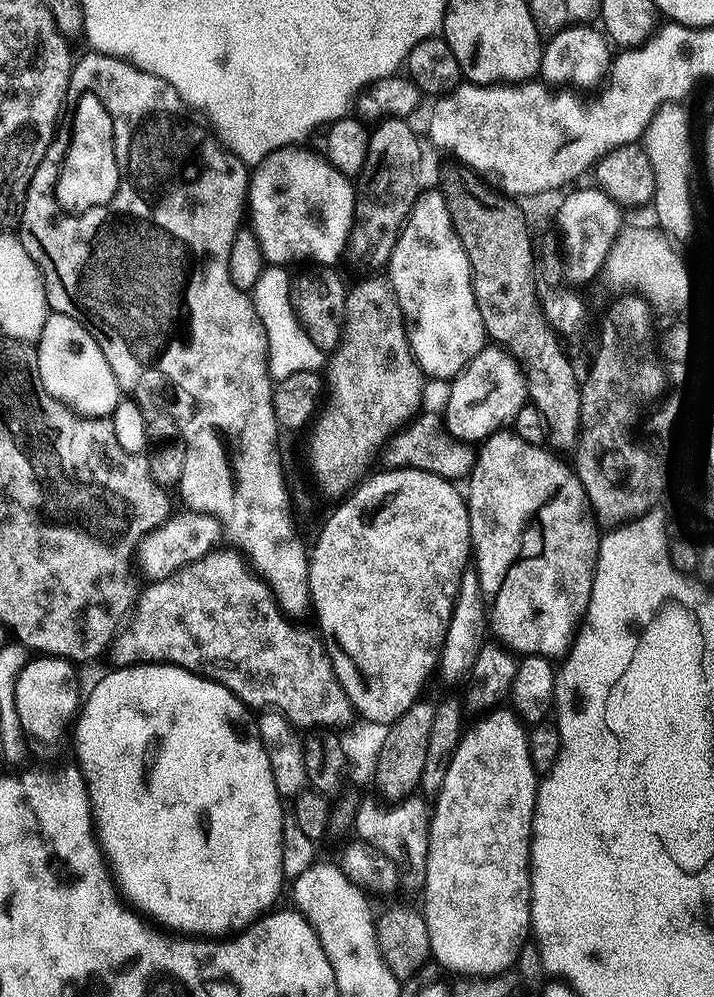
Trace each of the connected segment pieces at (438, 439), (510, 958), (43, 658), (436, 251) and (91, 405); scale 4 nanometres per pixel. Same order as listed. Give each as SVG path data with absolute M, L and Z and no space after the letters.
M426 412L417 415L388 439L382 449L382 460L385 460L388 468L417 468L430 474L438 474L444 480L463 481L476 465L473 445L451 436L437 413L435 416L432 412Z
M504 706L481 716L484 717L460 737L454 758L450 758L450 770L446 770L446 782L435 793L422 889L422 915L430 938L431 959L437 960L441 969L464 978L507 973L521 948L529 943L532 926L530 850L538 773L530 762L528 734L520 717Z
M40 654L29 659L16 680L17 712L29 731L53 732L69 727L70 721L82 708L82 691L76 681L76 668L73 661L62 660L59 656Z
M439 190L421 191L420 195L416 197L414 206L410 210L410 214L406 218L404 228L400 231L398 242L394 246L394 250L390 254L386 265L386 279L391 284L396 301L400 307L400 313L404 319L404 329L408 331L408 345L414 354L414 358L418 362L421 372L425 377L436 380L445 380L451 382L455 380L456 375L467 366L469 362L476 357L483 348L486 347L486 337L484 335L484 327L482 326L482 314L478 314L478 306L474 302L474 290L472 289L472 271L470 270L470 258L466 258L466 250L462 246L462 242L458 238L458 234L454 230L454 222L450 222L450 210L446 210L446 198Z
M51 311L36 341L39 380L43 389L80 416L111 417L122 393L102 348L84 324L66 314Z

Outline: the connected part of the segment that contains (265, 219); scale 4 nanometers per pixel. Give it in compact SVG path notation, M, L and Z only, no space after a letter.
M293 146L290 148L279 148L278 150L274 150L270 153L270 155L268 155L267 158L265 158L265 160L261 164L255 165L255 167L253 167L250 172L250 179L248 182L248 203L246 205L246 216L249 221L252 219L252 221L250 221L252 233L256 236L258 240L258 246L262 250L262 254L264 255L265 261L267 261L267 263L272 266L292 266L292 263L294 263L295 260L308 260L304 262L311 262L313 265L316 266L332 266L337 263L335 260L338 259L339 256L343 257L345 255L348 246L348 235L350 234L350 230L352 229L352 219L354 218L354 206L356 205L356 189L354 187L353 181L349 179L349 177L343 176L343 174L341 174L339 170L335 166L333 166L333 164L331 164L331 162L329 162L327 158L321 155L319 151L316 151L317 153L311 152L310 149L304 147L308 146Z

